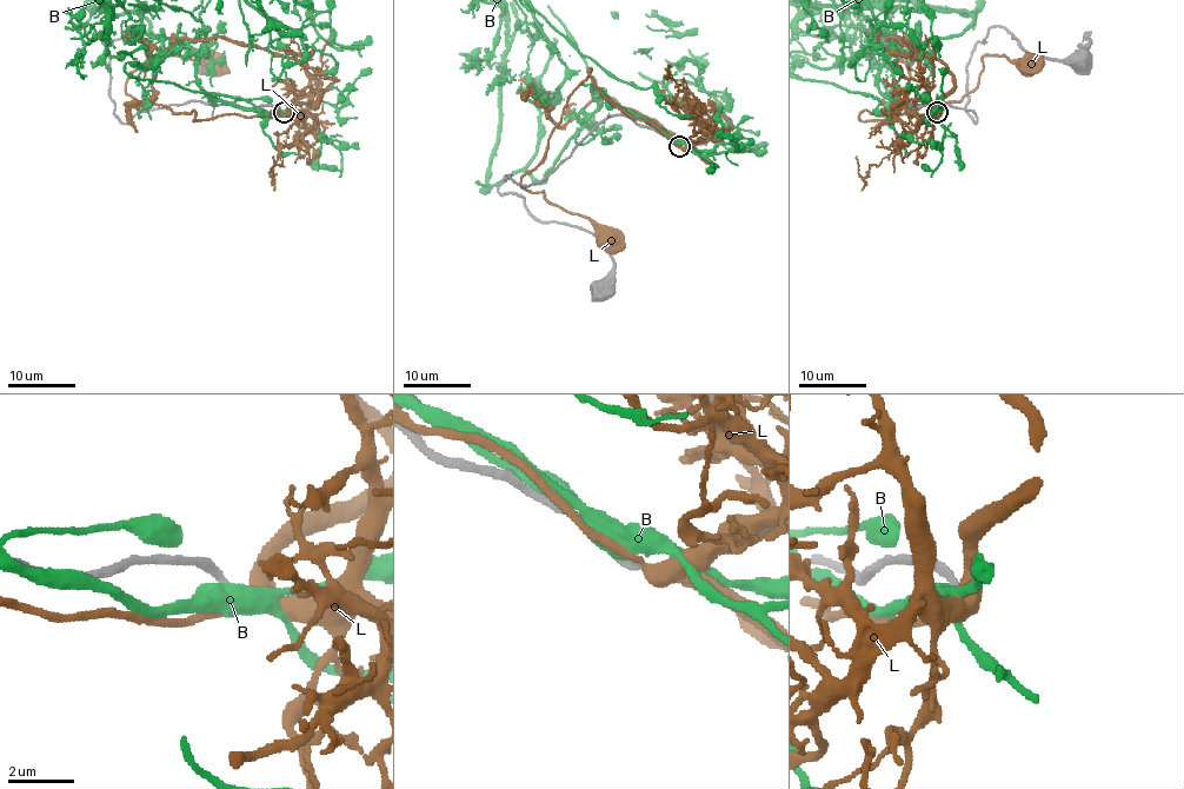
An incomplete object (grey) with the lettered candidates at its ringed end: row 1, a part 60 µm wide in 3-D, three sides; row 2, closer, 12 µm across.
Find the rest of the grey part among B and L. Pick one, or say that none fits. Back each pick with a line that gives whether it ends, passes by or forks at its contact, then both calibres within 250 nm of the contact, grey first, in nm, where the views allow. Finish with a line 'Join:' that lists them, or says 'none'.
Join: none

